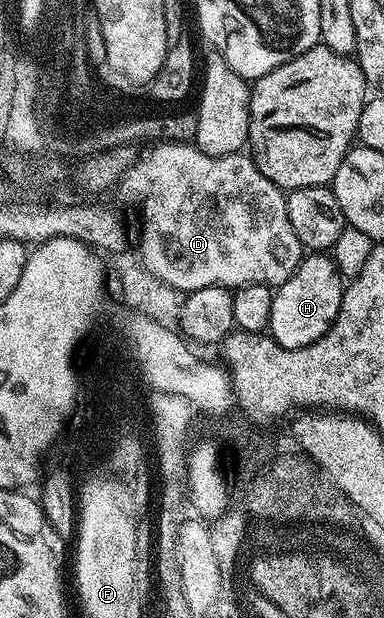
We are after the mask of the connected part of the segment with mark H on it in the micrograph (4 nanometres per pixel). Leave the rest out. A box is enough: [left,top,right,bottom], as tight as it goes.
[268,251,346,349]

